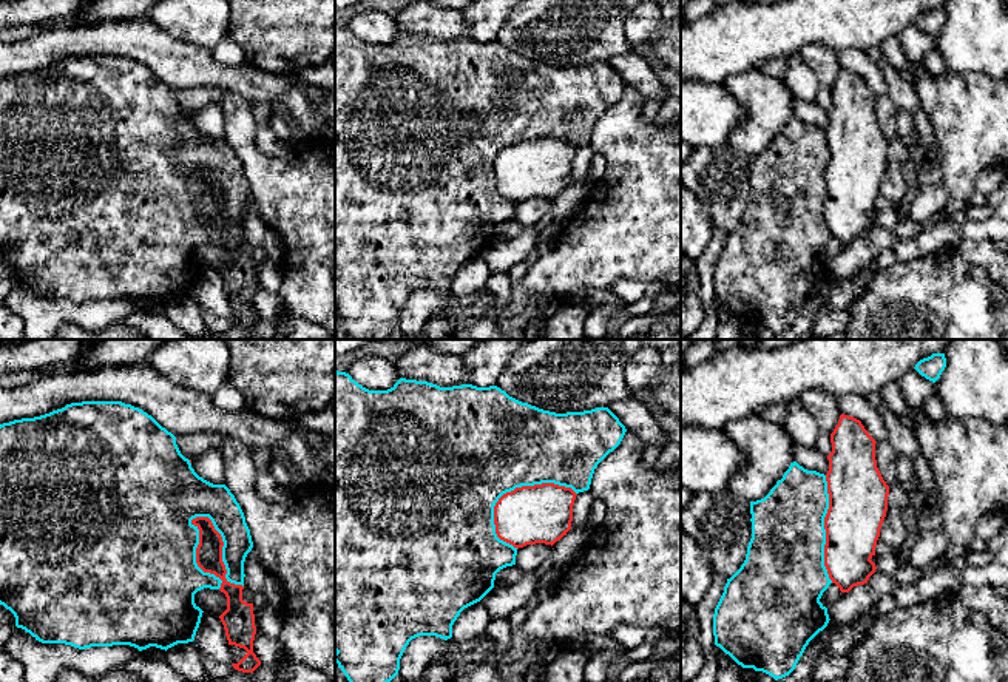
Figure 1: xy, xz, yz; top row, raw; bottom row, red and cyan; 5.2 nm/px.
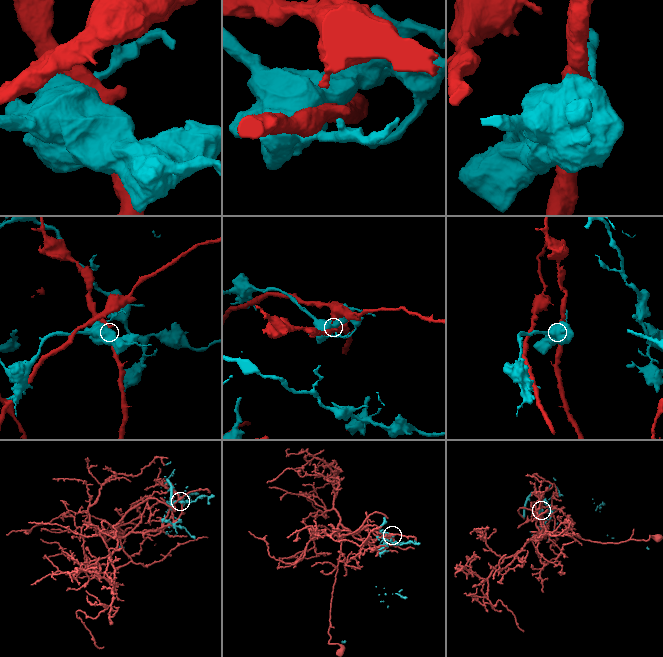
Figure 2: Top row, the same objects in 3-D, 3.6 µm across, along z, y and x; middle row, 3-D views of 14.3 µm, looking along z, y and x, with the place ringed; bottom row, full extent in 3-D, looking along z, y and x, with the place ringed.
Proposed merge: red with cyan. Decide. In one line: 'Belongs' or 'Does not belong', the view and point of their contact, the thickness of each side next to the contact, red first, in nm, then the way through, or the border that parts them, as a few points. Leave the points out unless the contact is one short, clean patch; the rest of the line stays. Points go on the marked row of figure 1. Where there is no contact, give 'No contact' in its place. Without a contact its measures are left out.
Does not belong. Touches red at xy (221, 550). Thickness 140 nm (red) against 240 nm

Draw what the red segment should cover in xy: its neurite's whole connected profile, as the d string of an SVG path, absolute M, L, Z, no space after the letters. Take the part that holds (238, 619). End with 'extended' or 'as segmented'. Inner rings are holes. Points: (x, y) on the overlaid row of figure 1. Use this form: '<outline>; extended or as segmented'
M196 517L191 520L199 529L199 545L196 548L196 563L204 572L215 574L222 580L219 591L227 597L227 609L219 616L228 645L244 648L247 654L232 663L235 670L253 673L261 660L253 653L253 640L256 634L253 603L242 600L242 585L230 583L225 579L227 569L222 562L222 537L215 529L208 517Z; as segmented

